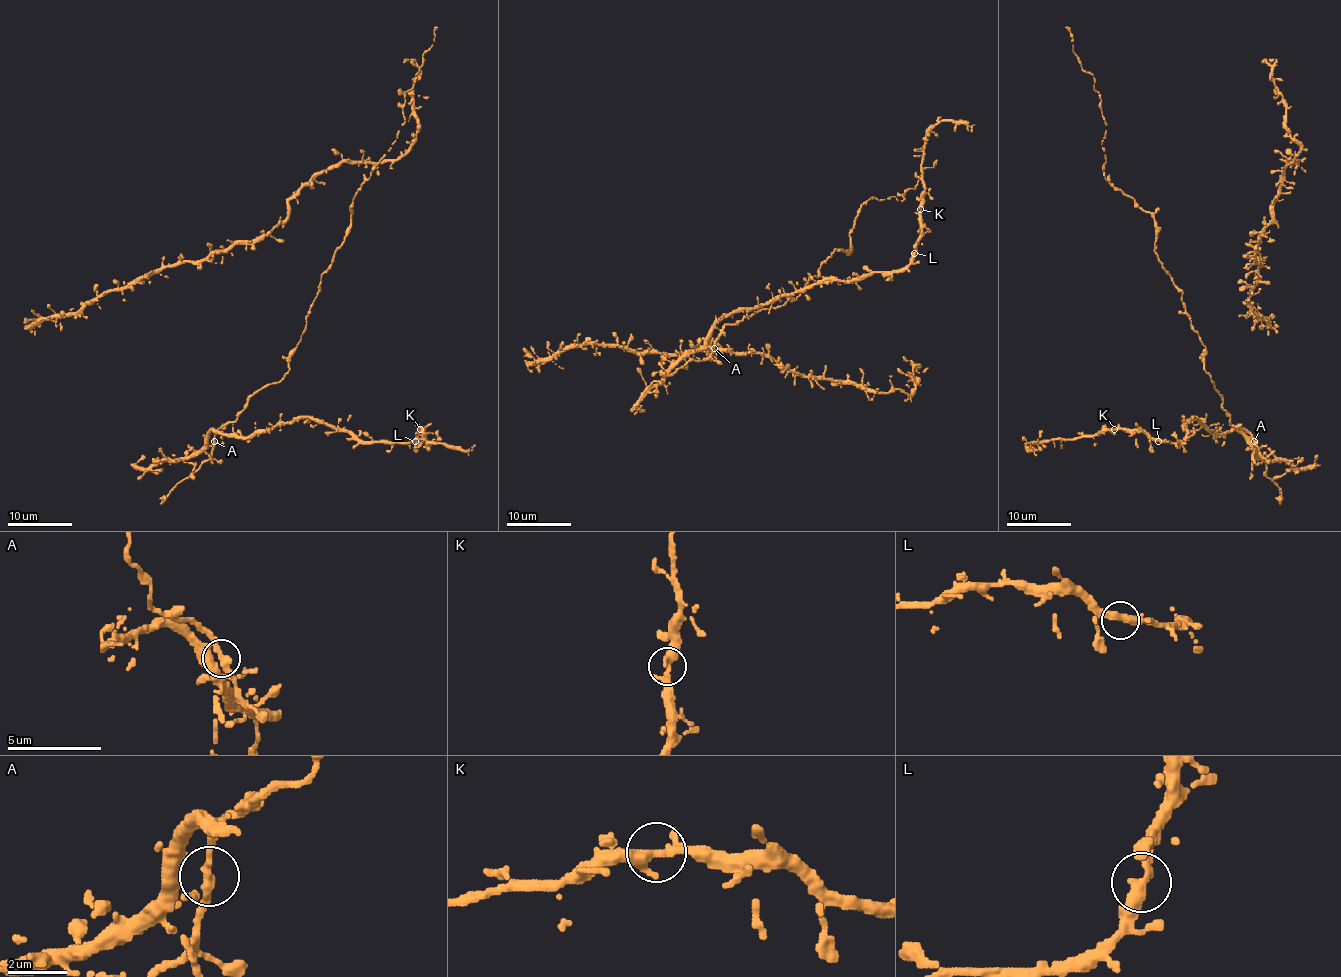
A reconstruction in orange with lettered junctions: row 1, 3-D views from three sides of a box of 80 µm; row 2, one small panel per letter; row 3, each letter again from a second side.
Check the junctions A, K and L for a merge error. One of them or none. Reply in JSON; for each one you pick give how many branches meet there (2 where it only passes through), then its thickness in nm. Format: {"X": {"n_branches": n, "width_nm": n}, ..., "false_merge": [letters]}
{"false_merge": []}

